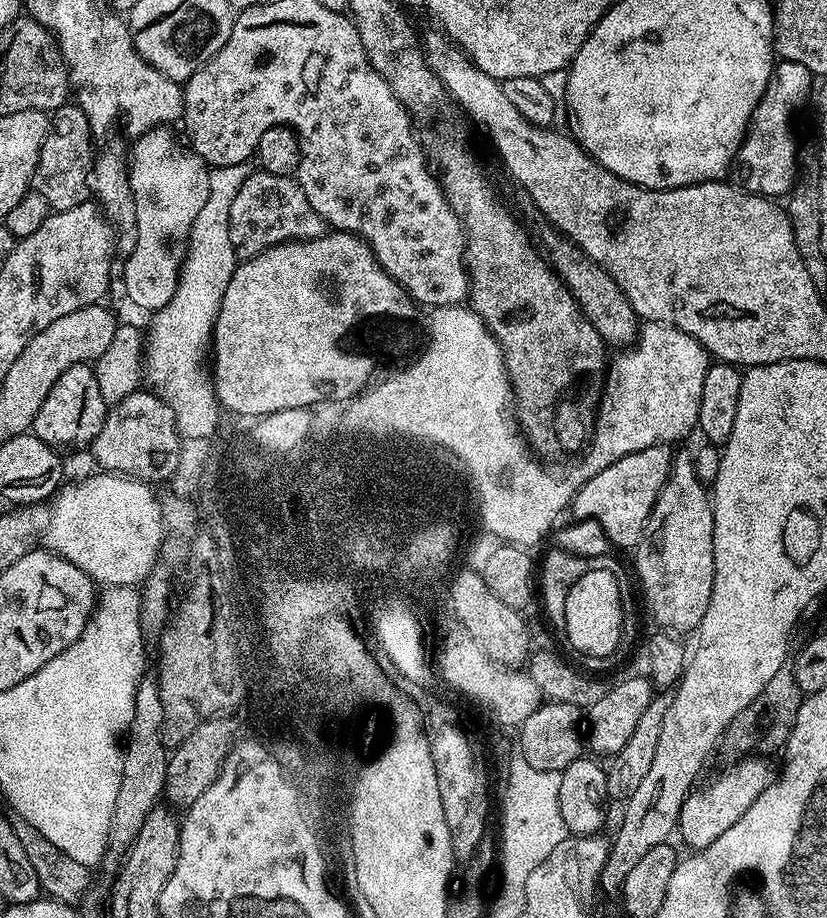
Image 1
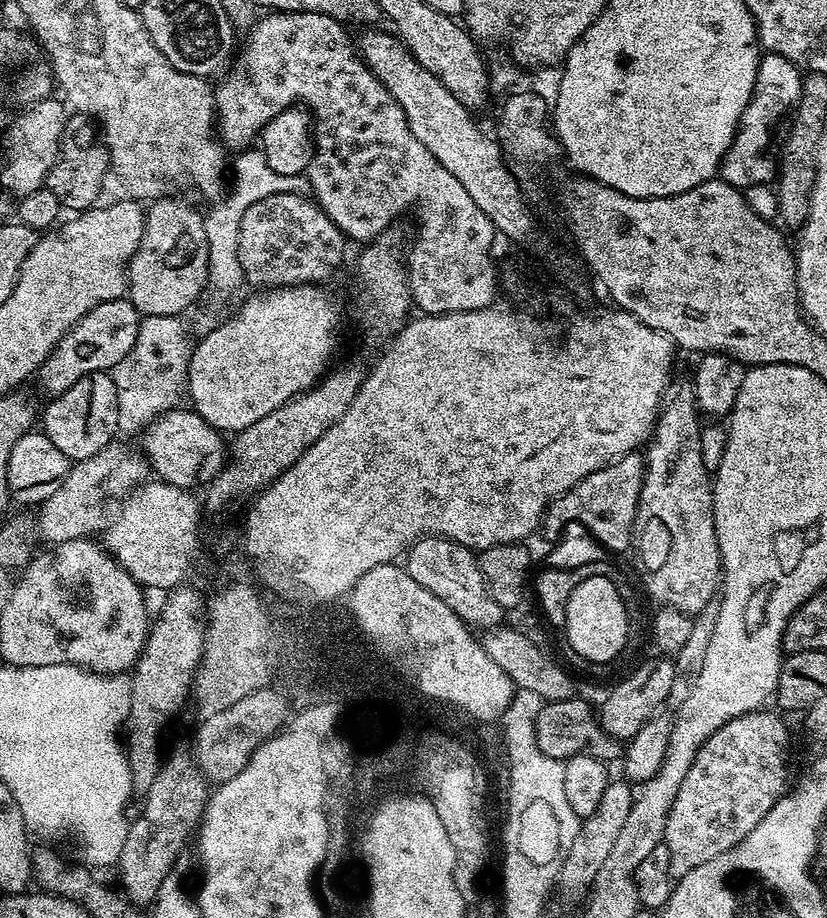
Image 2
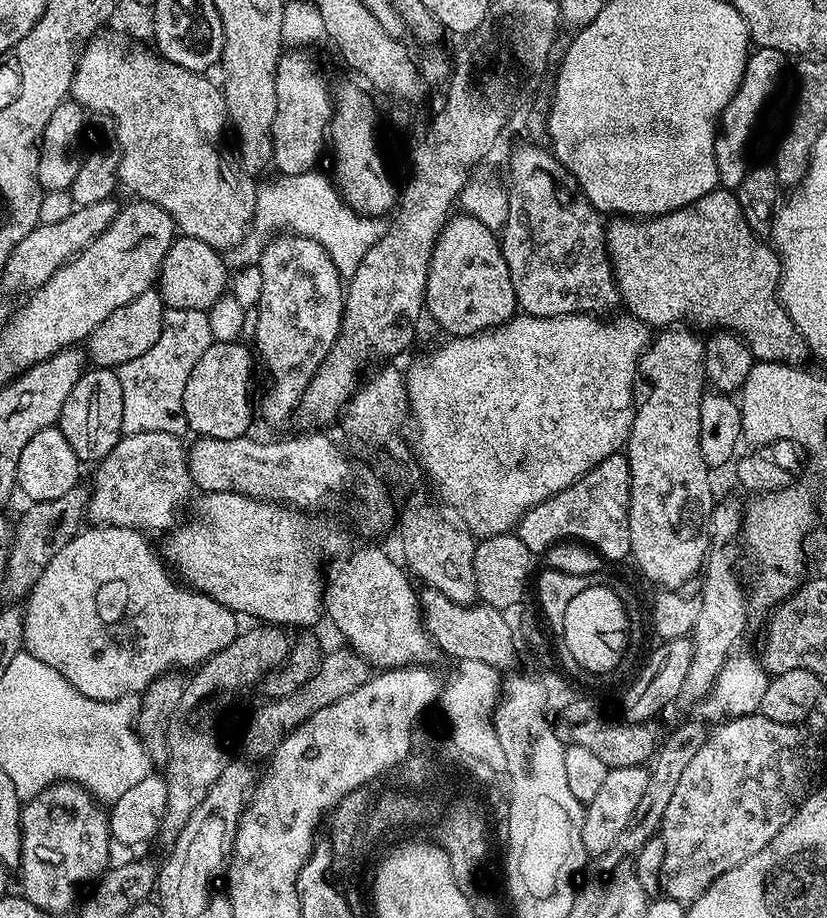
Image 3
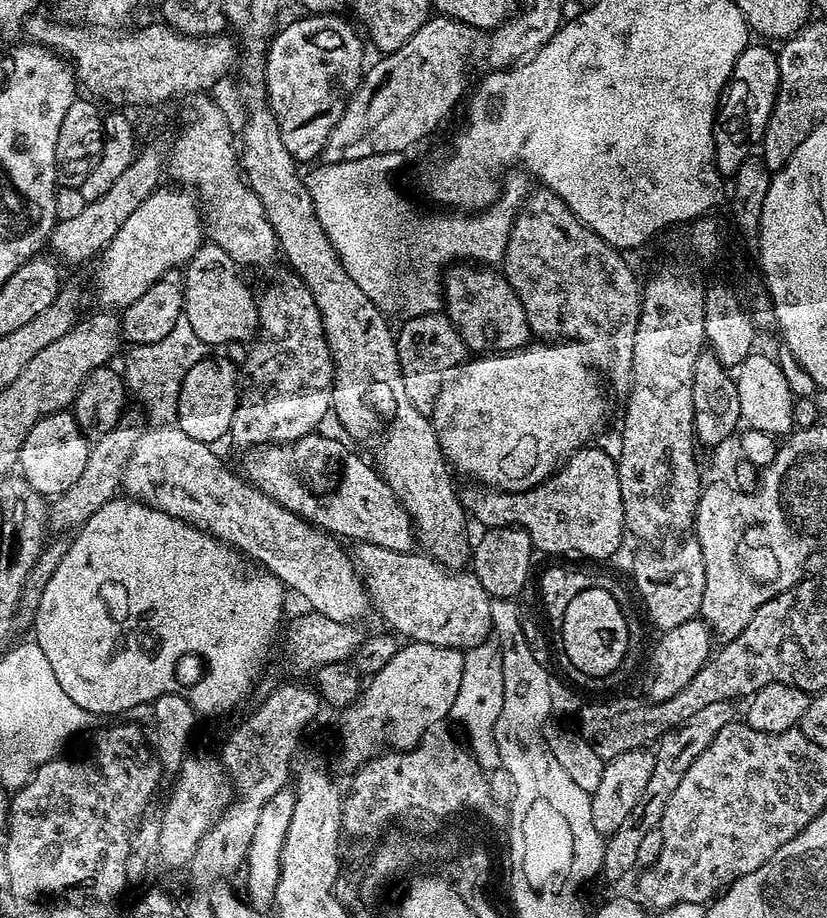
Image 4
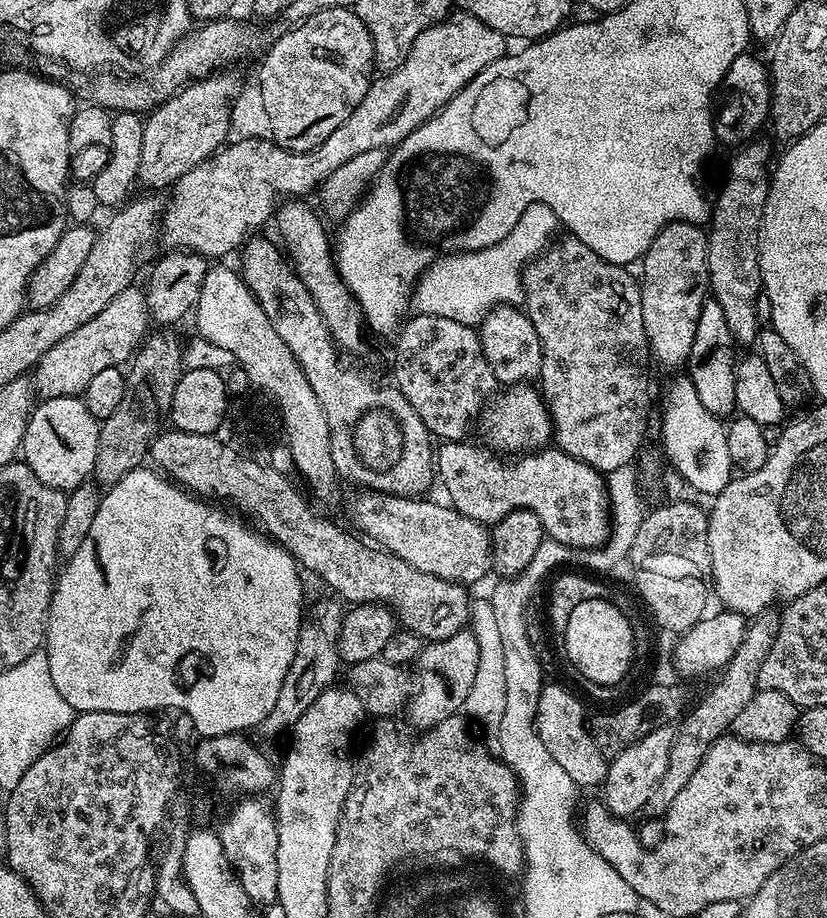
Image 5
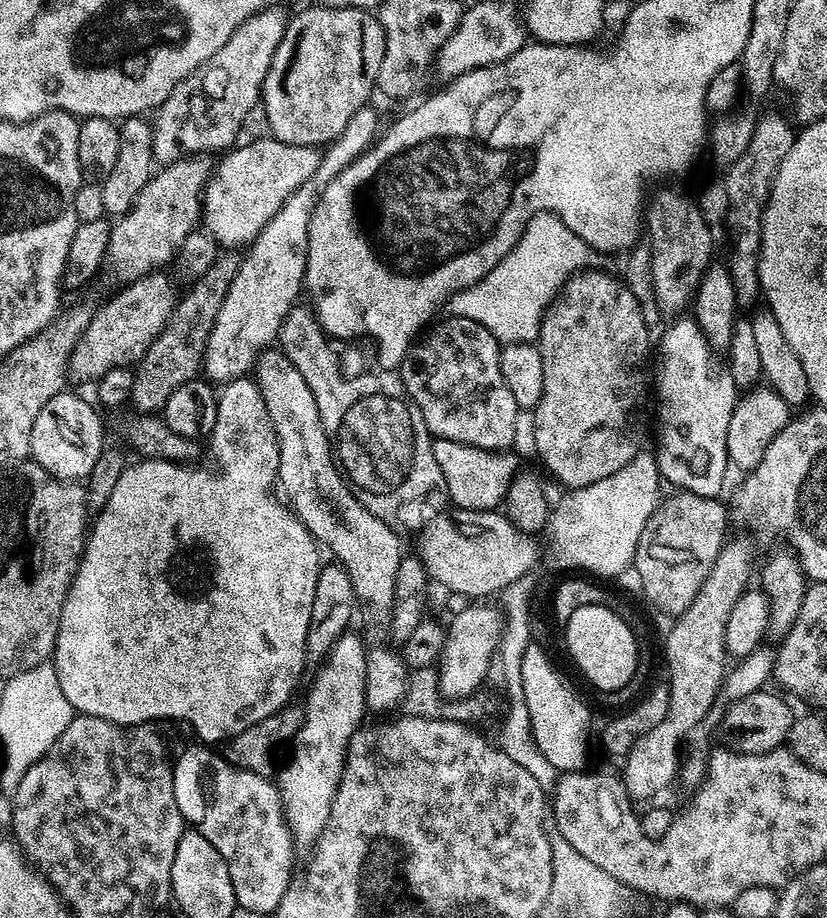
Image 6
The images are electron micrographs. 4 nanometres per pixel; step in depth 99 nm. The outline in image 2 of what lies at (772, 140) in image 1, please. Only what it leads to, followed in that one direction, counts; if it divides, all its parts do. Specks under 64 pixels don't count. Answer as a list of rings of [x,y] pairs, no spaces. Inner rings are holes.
[[[769,52],[761,55],[752,97],[744,113],[740,115],[736,136],[728,147],[724,161],[720,163],[719,179],[741,190],[749,190],[755,184],[771,185],[775,181],[778,164],[773,157],[772,160],[768,157],[768,123],[780,120],[784,115],[785,119],[795,109],[800,101],[803,81],[801,69],[794,62],[782,58],[782,54]]]

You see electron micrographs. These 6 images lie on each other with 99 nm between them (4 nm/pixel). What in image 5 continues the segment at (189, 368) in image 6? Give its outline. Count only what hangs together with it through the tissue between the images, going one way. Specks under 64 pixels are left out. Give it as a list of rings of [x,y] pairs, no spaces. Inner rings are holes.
[[[160,330],[157,332],[160,332],[157,336],[155,334],[149,335],[140,345],[130,367],[127,369],[124,397],[118,410],[114,410],[114,414],[110,414],[110,418],[106,418],[101,423],[100,437],[98,438],[98,458],[94,473],[94,480],[97,485],[114,485],[122,478],[126,478],[126,474],[130,474],[130,470],[141,467],[148,460],[148,448],[152,444],[153,438],[160,435],[162,431],[160,419],[163,416],[165,419],[166,409],[172,403],[172,395],[180,381],[180,374],[185,371],[186,367],[185,349],[182,347],[182,341],[180,342],[179,338],[172,333],[175,331]]]

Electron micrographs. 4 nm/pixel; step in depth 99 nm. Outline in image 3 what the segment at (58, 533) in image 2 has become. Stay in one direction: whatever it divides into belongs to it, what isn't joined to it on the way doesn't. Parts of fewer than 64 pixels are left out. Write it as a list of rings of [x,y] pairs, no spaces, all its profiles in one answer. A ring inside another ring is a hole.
[[[174,433],[121,435],[114,450],[95,465],[96,477],[90,483],[87,519],[96,526],[153,528],[160,533],[174,528],[181,519],[184,503],[193,499],[194,492],[188,448],[182,441]]]

